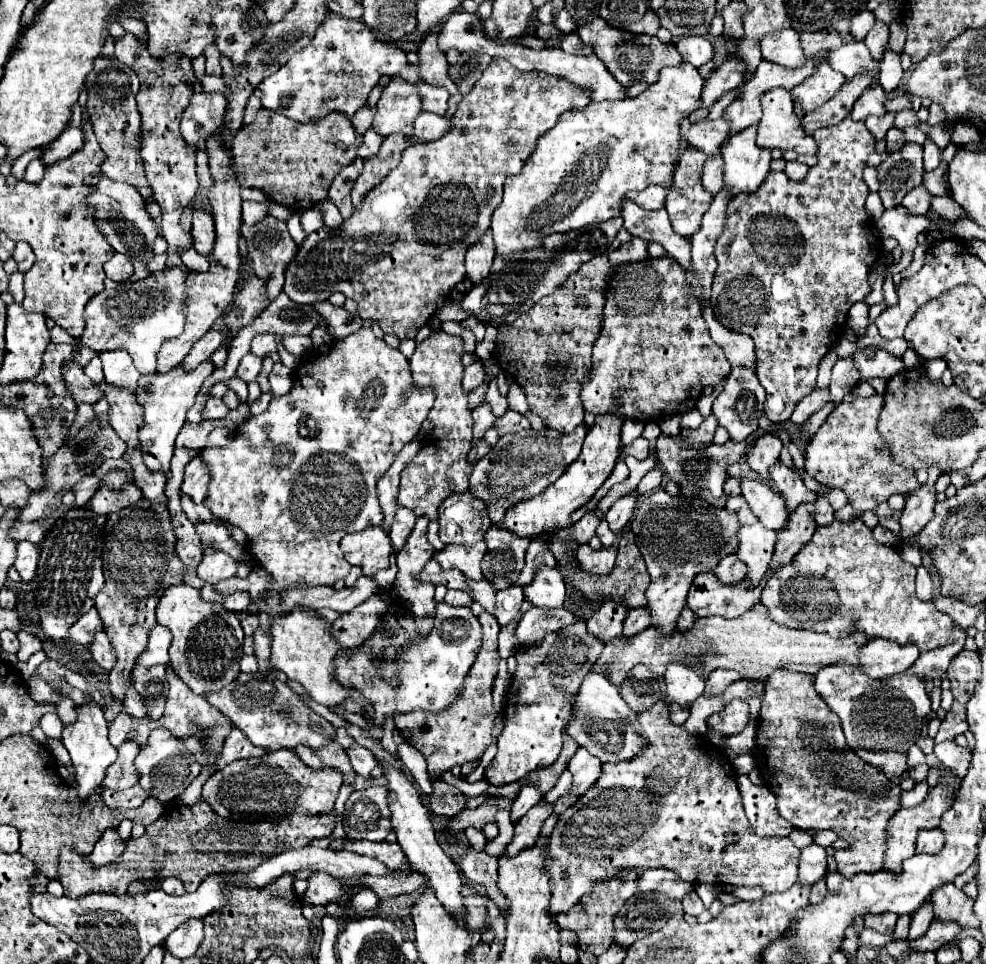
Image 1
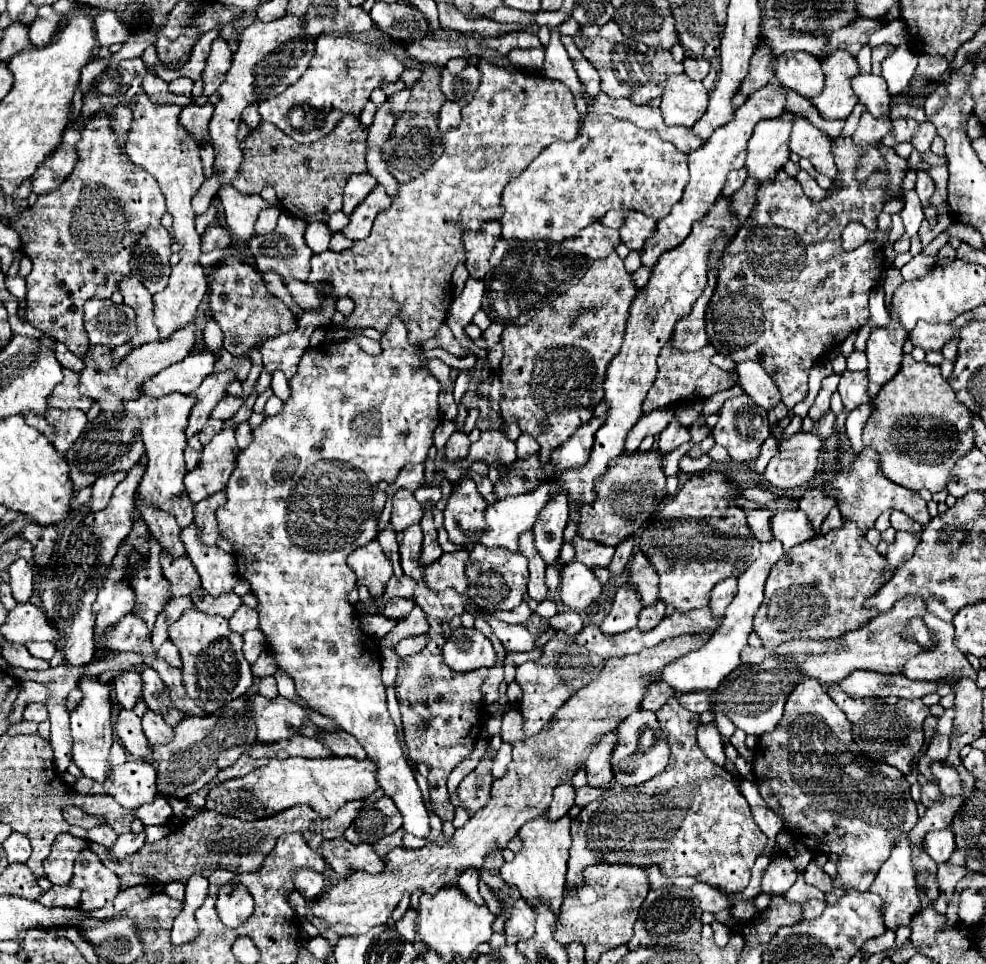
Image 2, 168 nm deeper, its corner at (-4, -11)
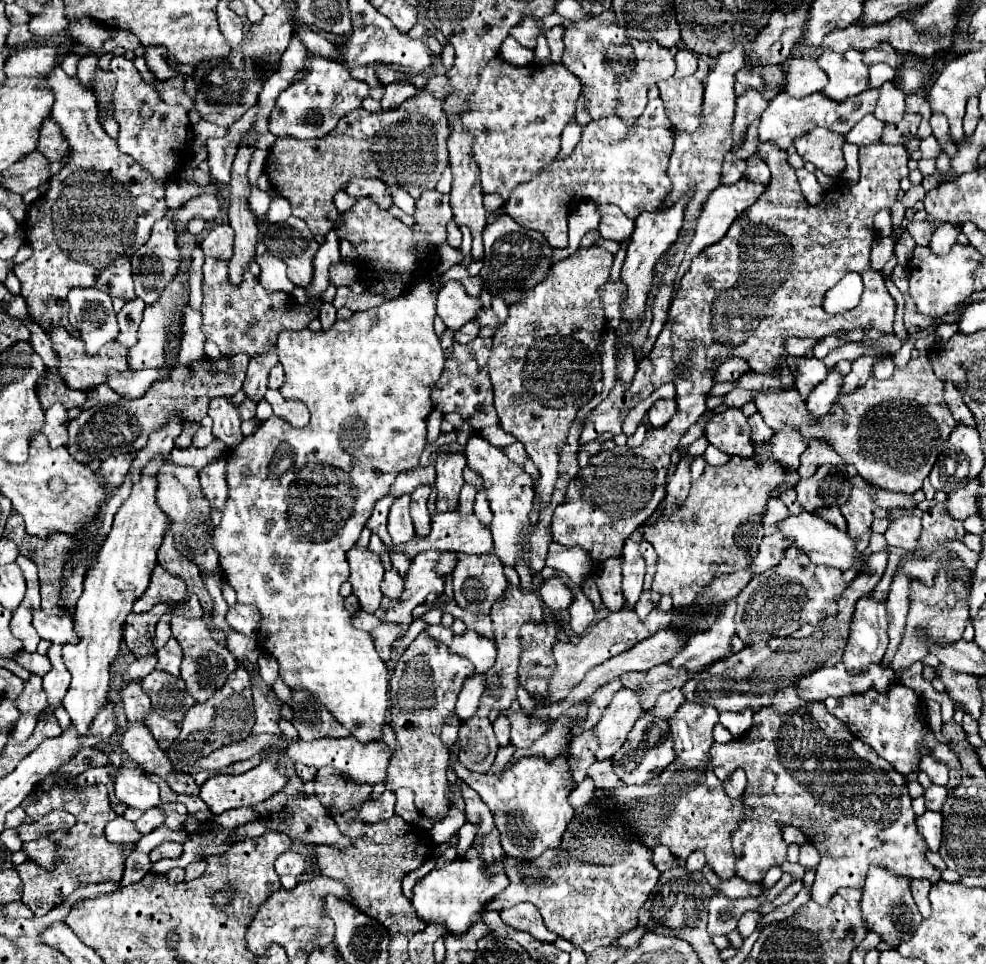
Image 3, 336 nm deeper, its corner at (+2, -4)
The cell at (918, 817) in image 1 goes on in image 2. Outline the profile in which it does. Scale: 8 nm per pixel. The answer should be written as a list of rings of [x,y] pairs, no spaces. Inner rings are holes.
[[[907,836],[899,838],[889,860],[881,866],[881,870],[877,872],[875,882],[871,884],[869,890],[883,898],[881,914],[883,914],[883,922],[889,930],[897,930],[899,926],[911,924],[911,918],[921,910],[921,898],[917,894],[917,888],[915,888],[915,874],[913,874],[913,866],[911,866],[911,846],[909,846]]]

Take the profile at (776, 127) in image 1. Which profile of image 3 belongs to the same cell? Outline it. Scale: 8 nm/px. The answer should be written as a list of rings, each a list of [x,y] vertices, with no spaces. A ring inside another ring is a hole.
[[[813,127],[793,141],[797,153],[829,177],[837,177],[845,169],[845,159],[841,151],[843,143],[845,137],[823,127]]]

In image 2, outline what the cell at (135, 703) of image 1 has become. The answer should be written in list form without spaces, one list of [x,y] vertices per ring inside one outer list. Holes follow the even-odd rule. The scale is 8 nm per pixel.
[[[147,710],[143,716],[143,732],[151,744],[171,742],[171,738],[173,738],[173,728],[167,726],[165,720],[151,710]]]

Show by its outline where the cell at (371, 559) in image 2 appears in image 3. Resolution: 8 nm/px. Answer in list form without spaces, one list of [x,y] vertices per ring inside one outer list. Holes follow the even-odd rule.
[[[351,547],[347,551],[347,561],[351,567],[349,583],[353,585],[353,595],[359,597],[365,611],[373,613],[383,599],[381,581],[385,569],[381,565],[381,559],[367,547]]]

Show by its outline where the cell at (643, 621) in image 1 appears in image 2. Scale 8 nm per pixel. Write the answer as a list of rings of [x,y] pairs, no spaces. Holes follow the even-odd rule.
[[[655,602],[655,606],[645,606],[639,614],[639,630],[647,632],[653,626],[657,626],[665,618],[665,606],[663,602]]]

